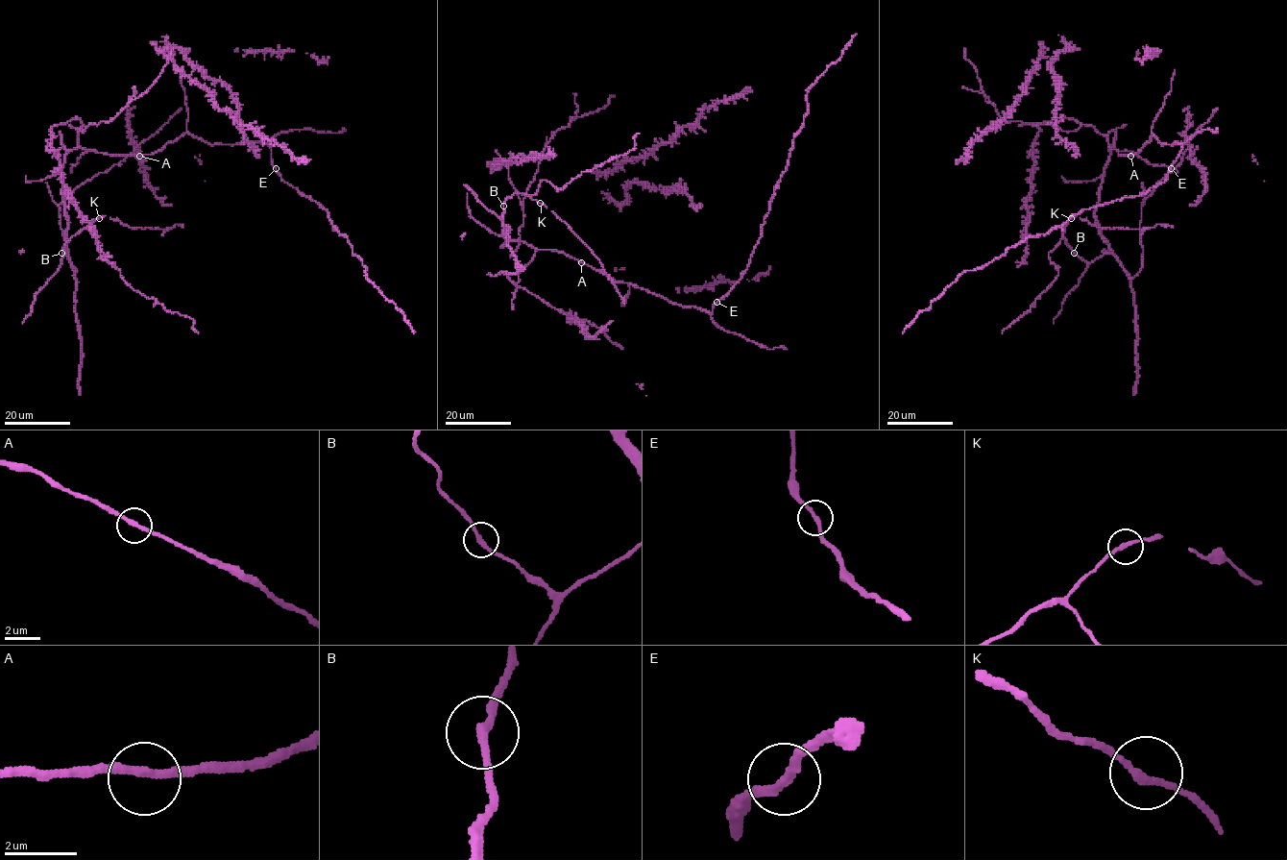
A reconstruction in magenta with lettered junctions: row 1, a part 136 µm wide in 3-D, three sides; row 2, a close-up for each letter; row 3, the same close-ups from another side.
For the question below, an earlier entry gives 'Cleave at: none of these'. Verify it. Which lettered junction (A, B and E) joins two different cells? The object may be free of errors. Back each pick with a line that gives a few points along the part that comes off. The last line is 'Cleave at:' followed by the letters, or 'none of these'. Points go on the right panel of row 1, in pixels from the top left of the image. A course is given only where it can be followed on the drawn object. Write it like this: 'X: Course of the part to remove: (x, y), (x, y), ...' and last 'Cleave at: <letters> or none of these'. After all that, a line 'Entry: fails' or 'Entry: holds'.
Cleave at: none of these
Entry: holds

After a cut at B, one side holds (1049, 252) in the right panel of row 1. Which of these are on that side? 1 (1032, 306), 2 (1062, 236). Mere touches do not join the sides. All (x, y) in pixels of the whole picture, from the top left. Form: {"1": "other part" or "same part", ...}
{"1": "same part", "2": "same part"}

